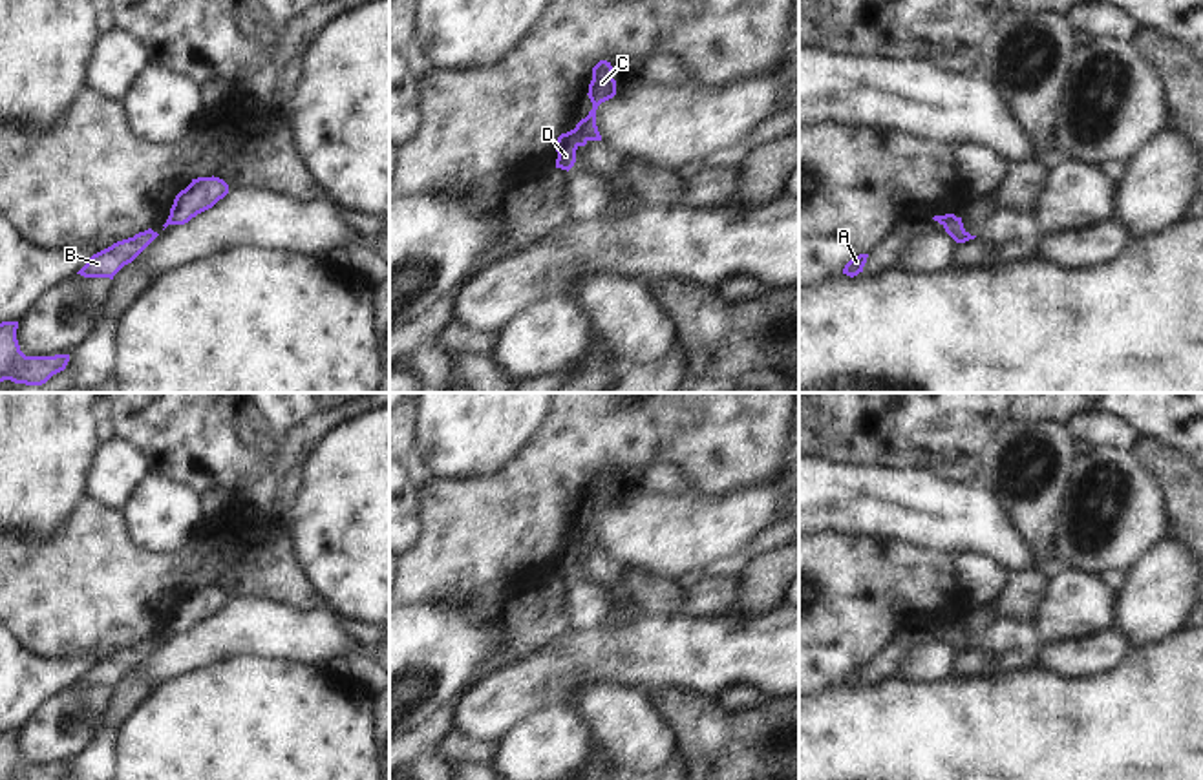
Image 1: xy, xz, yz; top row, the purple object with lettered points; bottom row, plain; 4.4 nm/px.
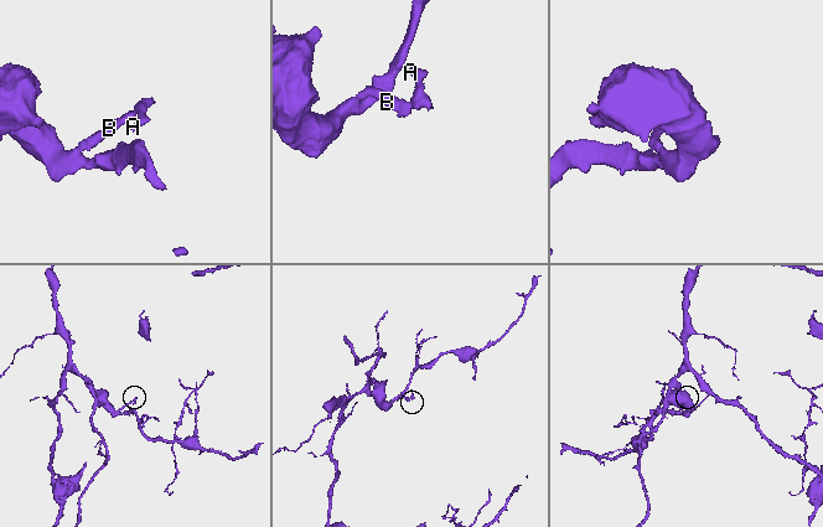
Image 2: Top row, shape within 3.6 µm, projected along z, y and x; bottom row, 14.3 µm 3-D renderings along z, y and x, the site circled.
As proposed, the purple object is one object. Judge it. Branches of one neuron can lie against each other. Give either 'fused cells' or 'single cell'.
fused cells

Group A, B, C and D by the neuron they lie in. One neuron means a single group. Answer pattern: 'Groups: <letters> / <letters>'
Groups: A C / B D

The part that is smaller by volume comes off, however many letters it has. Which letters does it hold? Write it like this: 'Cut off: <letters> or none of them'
Cut off: A, C

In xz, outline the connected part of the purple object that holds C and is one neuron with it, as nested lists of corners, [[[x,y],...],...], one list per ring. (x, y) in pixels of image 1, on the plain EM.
[[[600,469],[592,477],[592,490],[589,493],[587,504],[592,511],[592,519],[576,535],[587,546],[587,550],[602,550],[602,544],[596,535],[596,519],[602,511],[605,511],[616,504],[616,490],[612,488],[611,471]]]

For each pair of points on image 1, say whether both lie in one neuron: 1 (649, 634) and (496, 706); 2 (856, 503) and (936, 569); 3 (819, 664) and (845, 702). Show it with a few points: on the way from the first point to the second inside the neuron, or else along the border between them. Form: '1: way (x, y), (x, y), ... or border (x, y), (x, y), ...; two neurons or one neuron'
1: way (611, 656), (574, 660), (554, 676), (534, 682); one neuron
2: border (862, 534), (911, 541), (946, 554); two neurons
3: border (841, 680), (818, 693); two neurons

